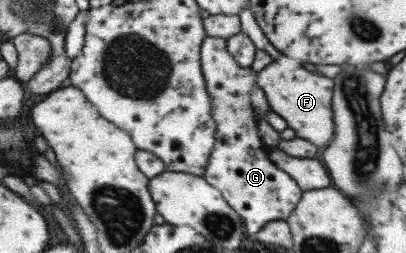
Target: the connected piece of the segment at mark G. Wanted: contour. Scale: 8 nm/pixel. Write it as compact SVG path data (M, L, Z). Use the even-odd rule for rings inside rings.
M207 35L201 56L217 123L216 145L204 177L221 190L227 202L244 218L247 234L256 235L273 221L287 221L300 204L304 190L288 171L277 168L267 157L268 146L259 136L259 117L251 104L251 88L259 87L258 72L241 66L233 58L226 38Z

